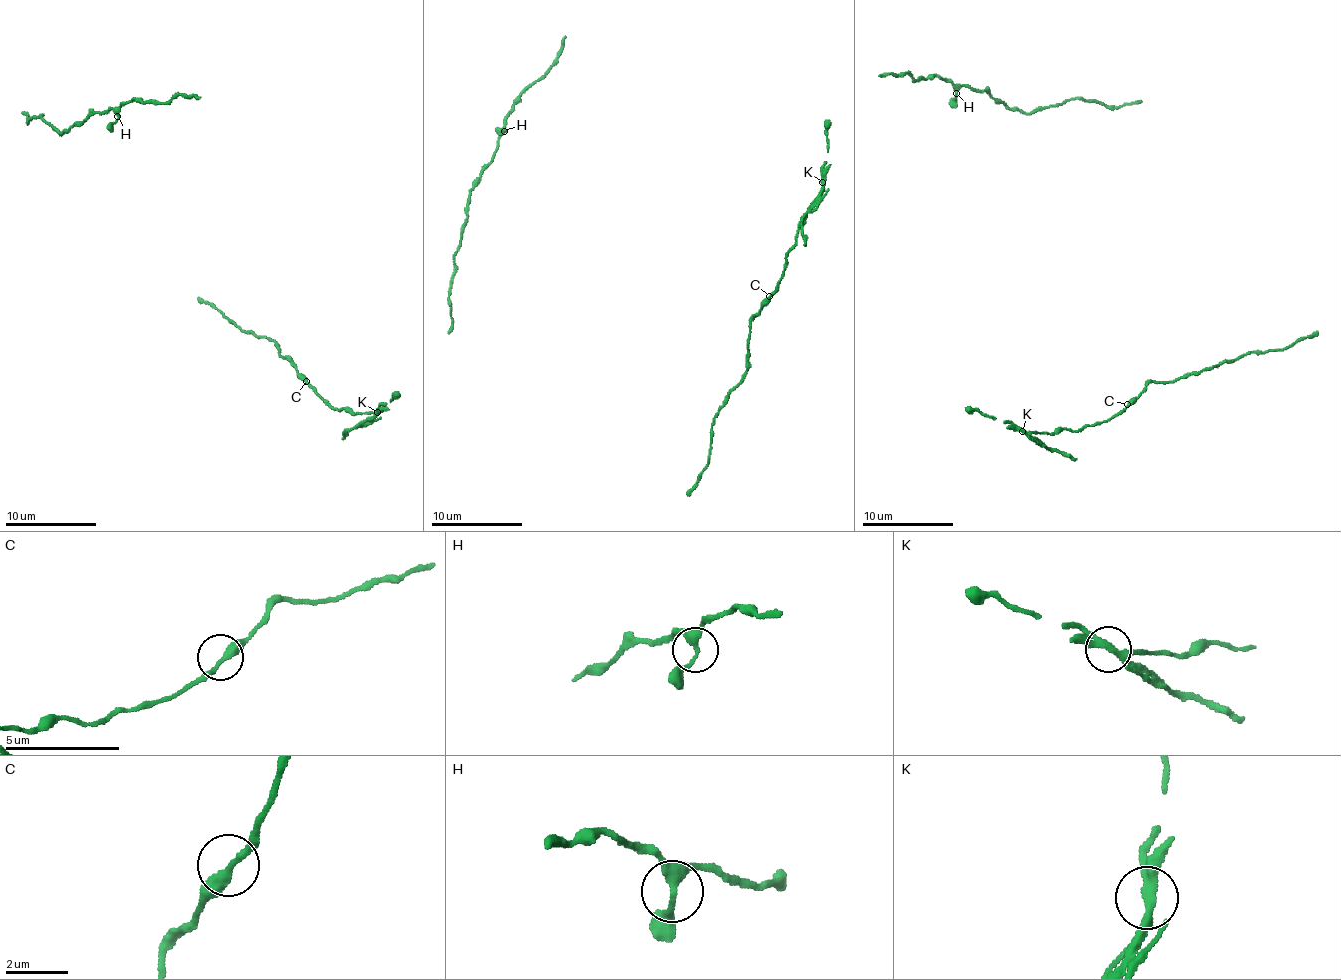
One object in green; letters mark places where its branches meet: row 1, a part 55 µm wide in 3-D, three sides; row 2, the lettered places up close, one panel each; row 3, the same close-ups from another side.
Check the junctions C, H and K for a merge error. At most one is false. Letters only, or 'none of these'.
K

